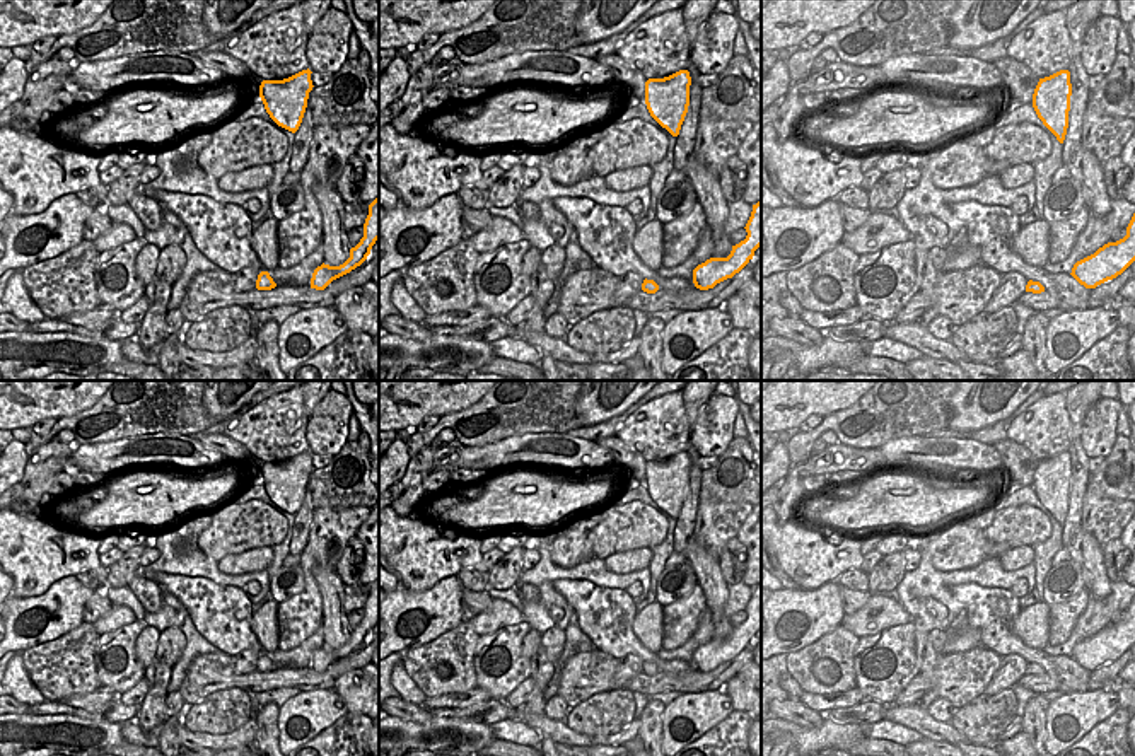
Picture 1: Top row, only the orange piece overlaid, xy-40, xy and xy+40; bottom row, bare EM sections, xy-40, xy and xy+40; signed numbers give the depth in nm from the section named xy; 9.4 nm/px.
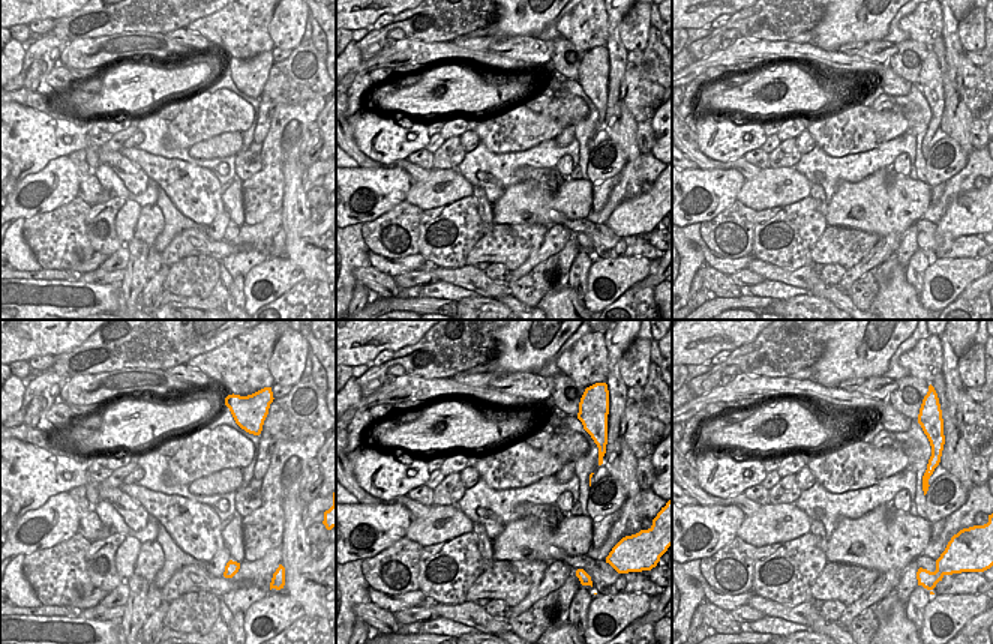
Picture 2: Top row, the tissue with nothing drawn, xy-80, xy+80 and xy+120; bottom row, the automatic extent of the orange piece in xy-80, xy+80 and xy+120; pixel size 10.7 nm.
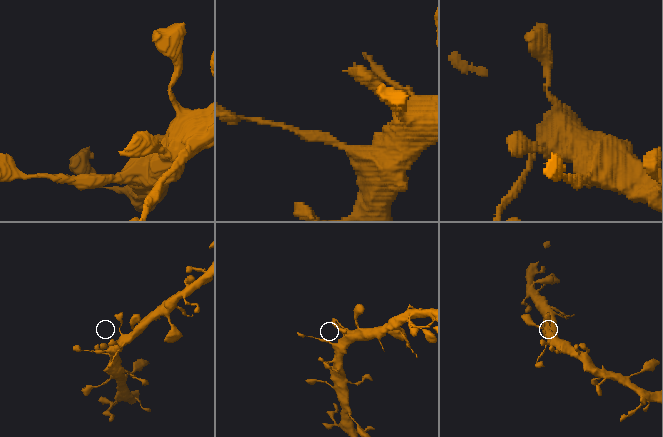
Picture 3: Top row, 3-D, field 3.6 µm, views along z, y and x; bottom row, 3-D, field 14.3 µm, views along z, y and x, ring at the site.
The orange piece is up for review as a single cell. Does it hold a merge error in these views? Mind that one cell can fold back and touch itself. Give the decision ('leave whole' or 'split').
leave whole

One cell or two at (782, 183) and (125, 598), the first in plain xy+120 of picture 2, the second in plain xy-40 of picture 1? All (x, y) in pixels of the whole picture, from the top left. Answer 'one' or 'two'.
two

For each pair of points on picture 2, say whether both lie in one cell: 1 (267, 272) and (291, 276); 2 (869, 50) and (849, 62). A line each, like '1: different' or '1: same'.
1: same
2: different

